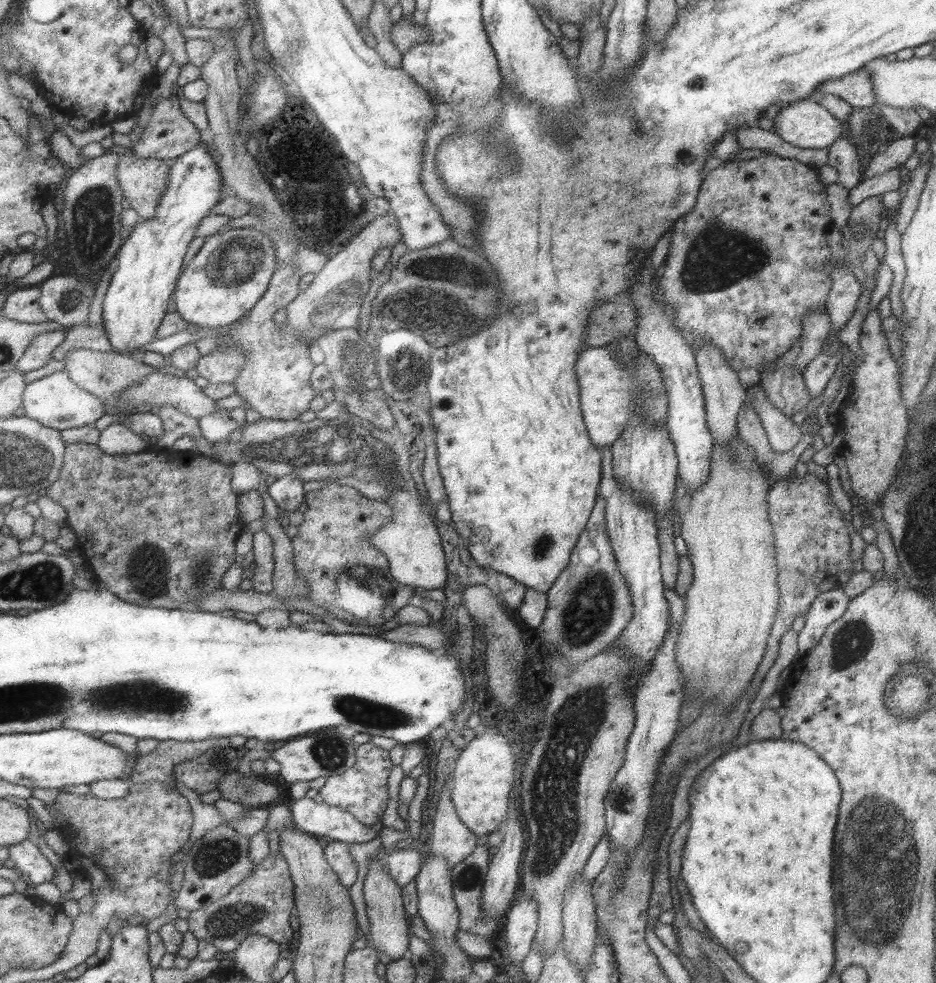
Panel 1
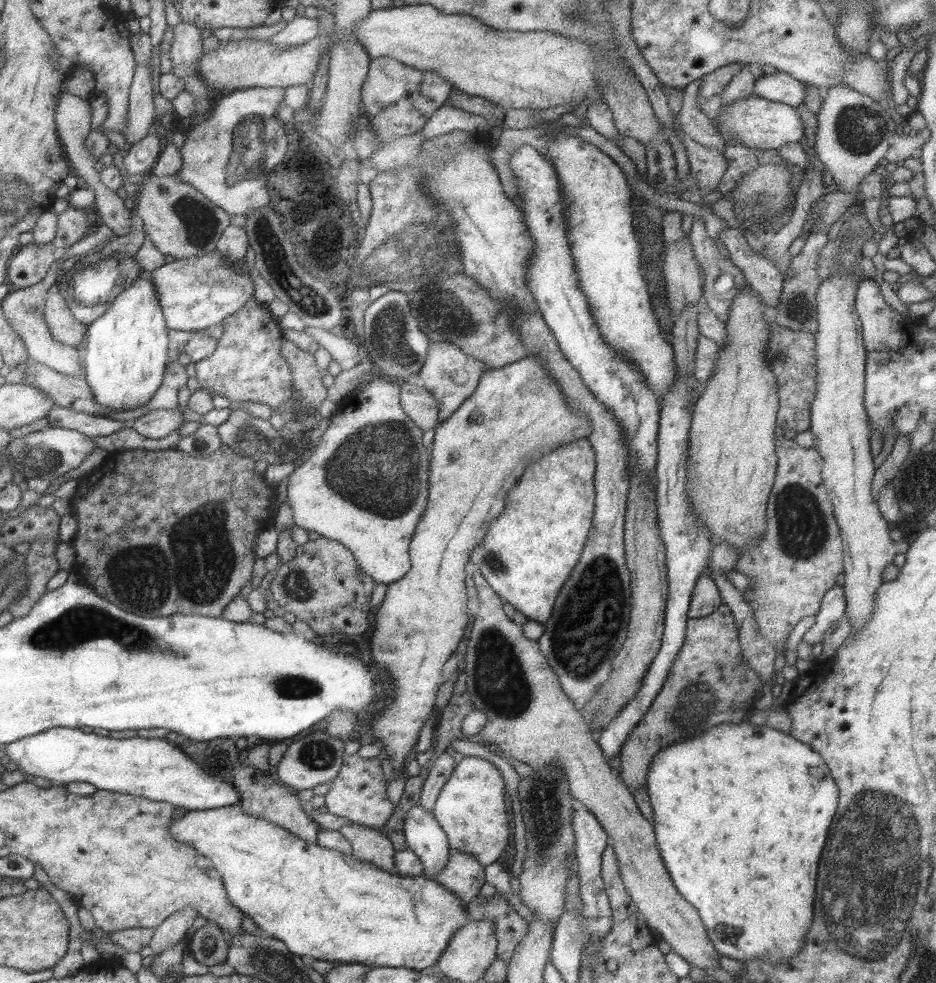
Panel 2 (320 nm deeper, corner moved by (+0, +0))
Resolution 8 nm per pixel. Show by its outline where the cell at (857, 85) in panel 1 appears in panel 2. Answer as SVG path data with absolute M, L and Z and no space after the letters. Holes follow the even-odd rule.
M777 71L775 74L757 77L753 83L752 94L794 107L802 102L804 84L785 72Z

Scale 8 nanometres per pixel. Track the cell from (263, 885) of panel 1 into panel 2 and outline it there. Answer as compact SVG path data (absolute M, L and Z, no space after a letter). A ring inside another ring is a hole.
M206 921L194 934L188 937L187 952L205 966L213 966L226 962L228 945L223 940L223 933L217 924Z

